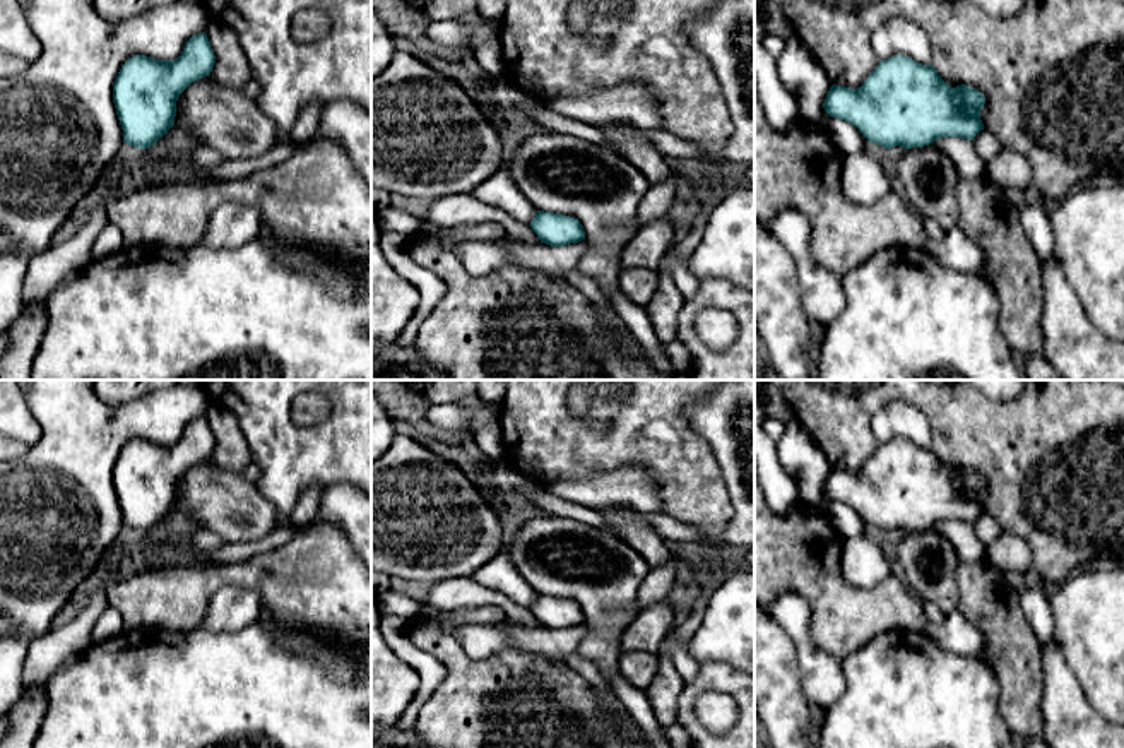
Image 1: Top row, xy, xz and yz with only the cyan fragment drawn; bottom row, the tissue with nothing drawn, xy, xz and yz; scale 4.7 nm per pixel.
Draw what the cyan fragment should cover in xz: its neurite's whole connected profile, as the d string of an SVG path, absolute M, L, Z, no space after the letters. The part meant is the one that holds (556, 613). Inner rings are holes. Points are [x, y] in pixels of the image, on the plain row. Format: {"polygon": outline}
{"polygon": "M537 594L535 601L530 604L530 611L541 626L551 630L563 630L585 623L580 604L563 597Z"}

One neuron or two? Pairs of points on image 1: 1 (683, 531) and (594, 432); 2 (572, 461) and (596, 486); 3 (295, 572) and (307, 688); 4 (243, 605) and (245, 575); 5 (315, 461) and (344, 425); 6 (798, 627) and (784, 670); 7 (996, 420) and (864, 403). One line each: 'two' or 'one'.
1: two
2: two
3: two
4: two
5: one
6: two
7: one

